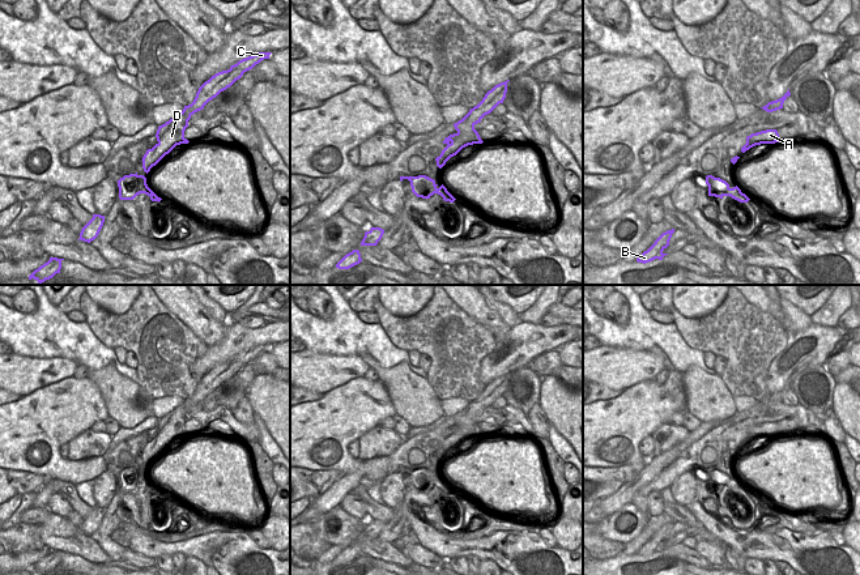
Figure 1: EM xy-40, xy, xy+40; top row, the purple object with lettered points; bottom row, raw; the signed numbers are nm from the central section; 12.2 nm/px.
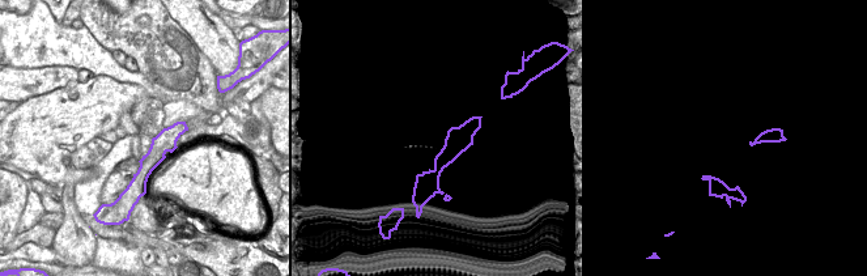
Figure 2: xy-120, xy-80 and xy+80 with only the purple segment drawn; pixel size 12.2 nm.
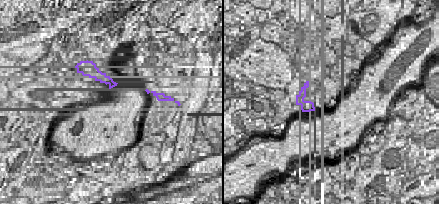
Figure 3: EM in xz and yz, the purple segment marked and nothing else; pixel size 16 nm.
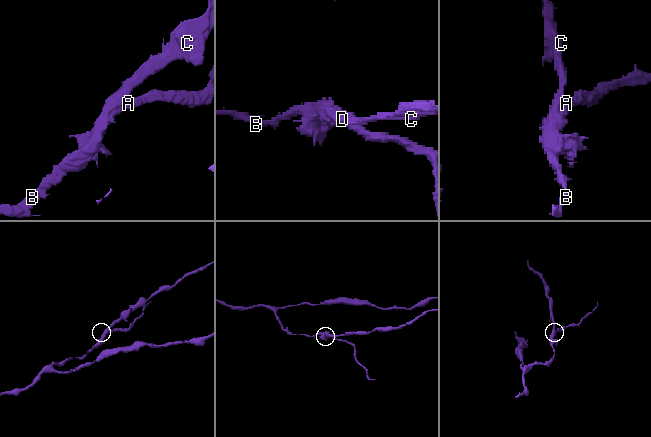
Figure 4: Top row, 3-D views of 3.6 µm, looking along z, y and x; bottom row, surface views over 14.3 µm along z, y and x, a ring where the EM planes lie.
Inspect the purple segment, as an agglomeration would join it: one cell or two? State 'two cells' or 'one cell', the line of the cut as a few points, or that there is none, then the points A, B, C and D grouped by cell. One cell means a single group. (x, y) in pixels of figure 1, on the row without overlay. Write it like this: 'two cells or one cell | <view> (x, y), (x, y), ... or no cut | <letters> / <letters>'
two cells | xy+40 (746, 431), (757, 437) | A / B C D

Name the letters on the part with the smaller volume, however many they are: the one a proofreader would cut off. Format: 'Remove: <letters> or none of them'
Remove: A

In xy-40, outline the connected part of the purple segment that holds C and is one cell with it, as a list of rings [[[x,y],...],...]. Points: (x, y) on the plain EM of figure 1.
[[[259,345],[242,352],[227,363],[218,365],[205,374],[199,380],[191,397],[184,399],[182,405],[158,419],[156,426],[158,435],[152,442],[148,442],[141,452],[144,464],[148,467],[150,461],[156,459],[166,447],[169,447],[176,438],[182,436],[184,423],[188,419],[188,413],[195,405],[203,402],[209,393],[230,380],[243,369],[244,365],[252,362],[261,353],[269,352],[271,346],[272,345]]]

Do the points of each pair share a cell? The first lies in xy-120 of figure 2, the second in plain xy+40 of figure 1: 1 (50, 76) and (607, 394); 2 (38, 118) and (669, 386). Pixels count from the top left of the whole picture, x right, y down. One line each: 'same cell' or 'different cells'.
1: different cells
2: different cells

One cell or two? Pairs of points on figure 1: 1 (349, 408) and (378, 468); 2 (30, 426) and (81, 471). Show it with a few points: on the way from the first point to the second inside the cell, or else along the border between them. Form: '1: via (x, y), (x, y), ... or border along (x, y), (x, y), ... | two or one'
1: via (343, 427), (343, 454), (354, 465), (358, 465) | one
2: via (45, 438), (52, 447), (52, 455), (67, 469) | one

